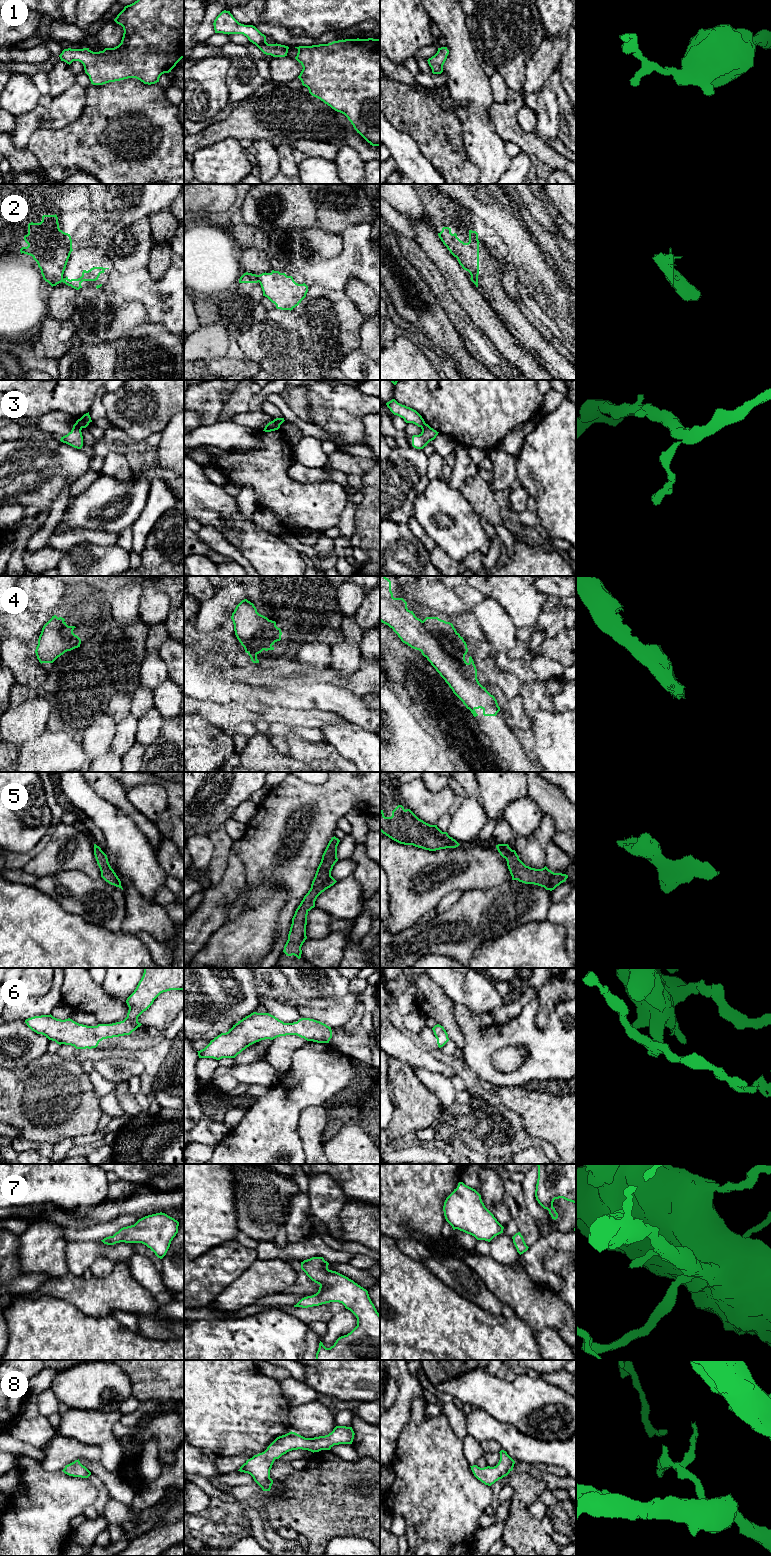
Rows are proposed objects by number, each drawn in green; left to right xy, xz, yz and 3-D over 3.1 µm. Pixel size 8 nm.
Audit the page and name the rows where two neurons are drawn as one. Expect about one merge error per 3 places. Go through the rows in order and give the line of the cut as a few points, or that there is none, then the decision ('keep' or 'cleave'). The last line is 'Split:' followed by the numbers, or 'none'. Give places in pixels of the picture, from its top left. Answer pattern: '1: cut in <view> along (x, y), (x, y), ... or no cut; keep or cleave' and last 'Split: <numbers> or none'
1: no cut; keep
2: cut in xz along (257, 275), (259, 281); cleave
3: cut in xy along (76, 422), (82, 427); cleave
4: no cut; keep
5: no cut; keep
6: no cut; keep
7: no cut; keep
8: no cut; keep
Split: 2, 3

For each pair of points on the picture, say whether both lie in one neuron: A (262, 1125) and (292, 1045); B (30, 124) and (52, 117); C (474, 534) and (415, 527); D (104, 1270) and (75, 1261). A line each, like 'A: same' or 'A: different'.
A: different
B: same
C: different
D: different

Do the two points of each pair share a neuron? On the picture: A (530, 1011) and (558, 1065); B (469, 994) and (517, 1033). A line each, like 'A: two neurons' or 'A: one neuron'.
A: one neuron
B: two neurons

